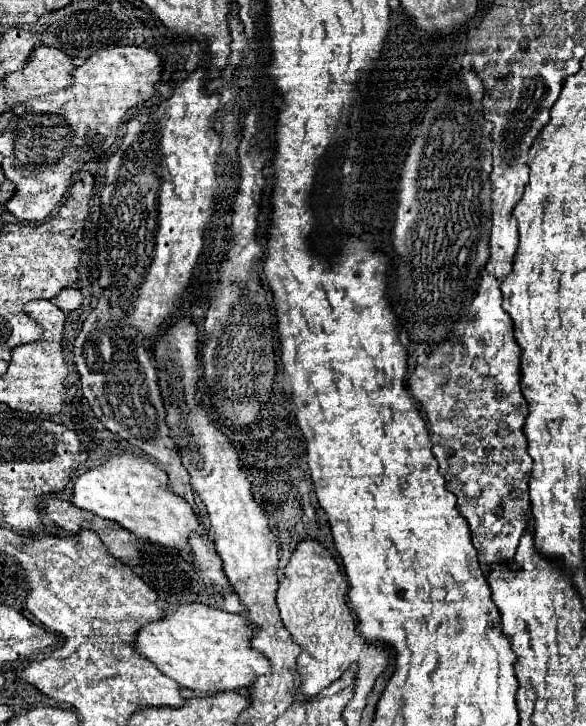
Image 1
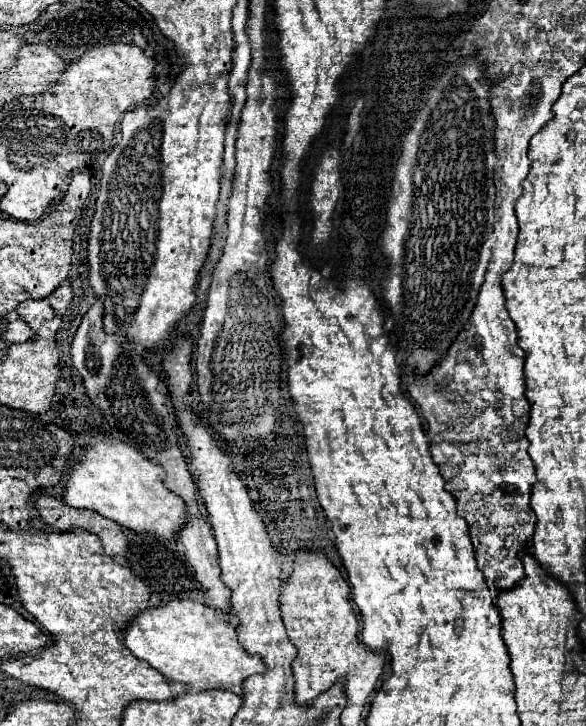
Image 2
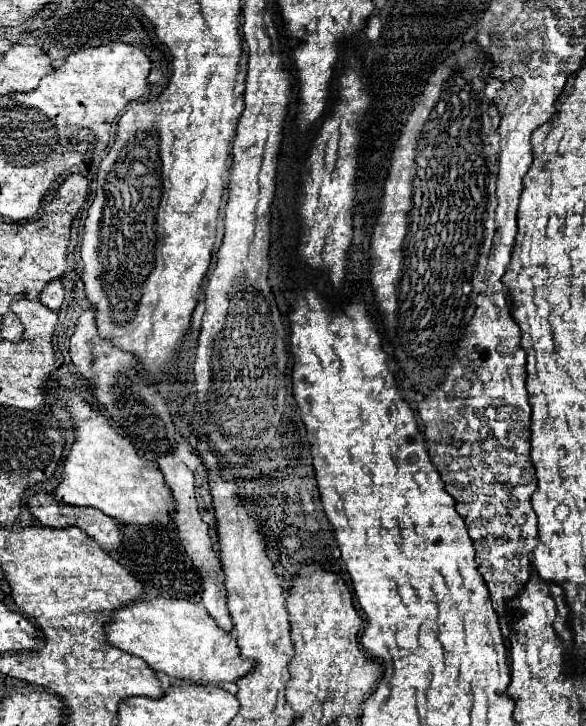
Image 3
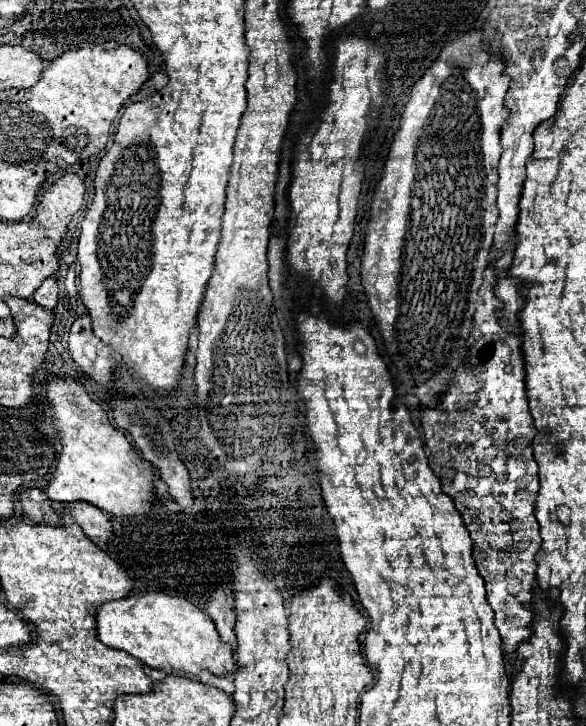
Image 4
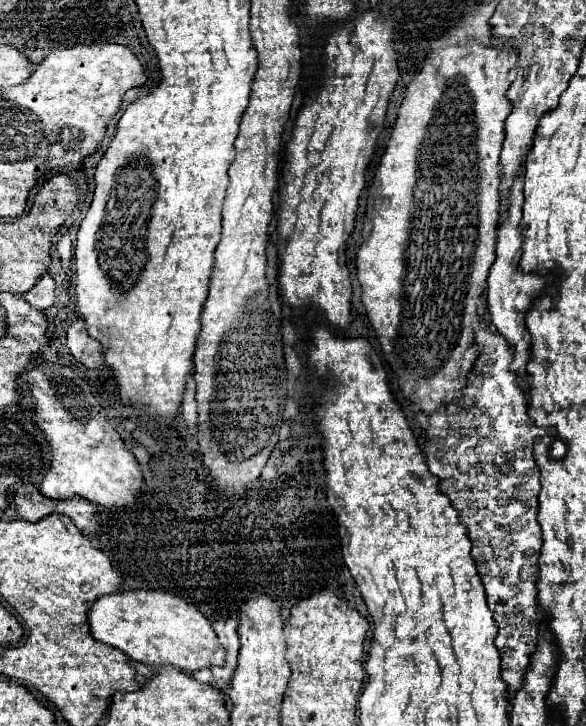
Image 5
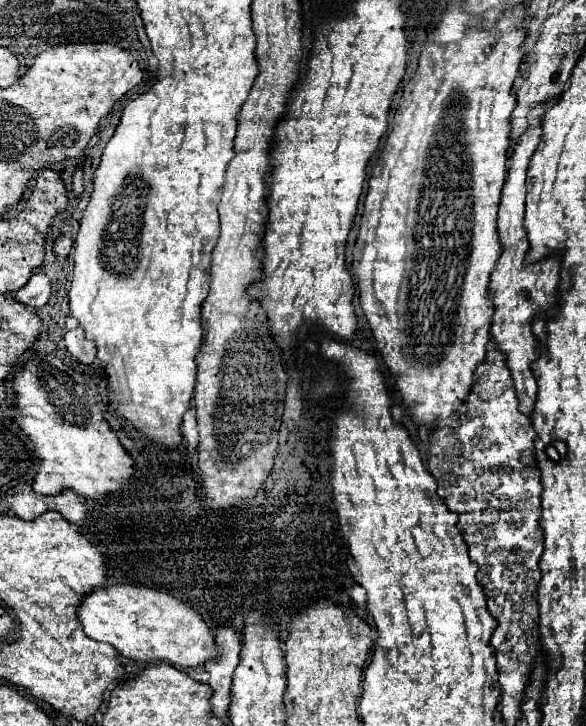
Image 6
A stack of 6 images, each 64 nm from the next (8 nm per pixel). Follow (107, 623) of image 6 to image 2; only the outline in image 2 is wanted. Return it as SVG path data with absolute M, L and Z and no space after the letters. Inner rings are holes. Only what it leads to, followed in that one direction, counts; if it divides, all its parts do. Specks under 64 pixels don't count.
M190 600L166 602L138 612L122 630L122 644L168 680L184 682L196 690L242 684L248 676L264 672L264 662L258 656L244 652L234 624L224 612Z

